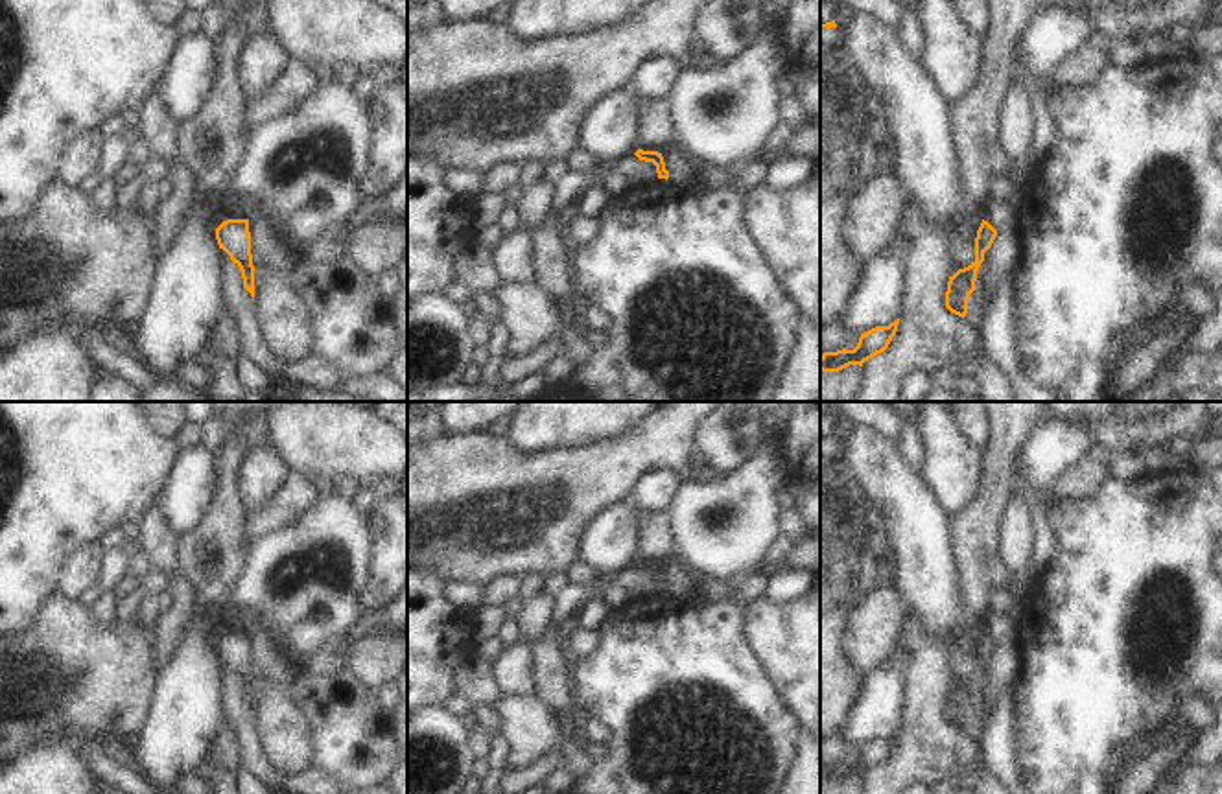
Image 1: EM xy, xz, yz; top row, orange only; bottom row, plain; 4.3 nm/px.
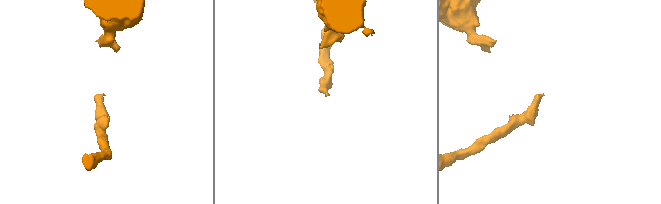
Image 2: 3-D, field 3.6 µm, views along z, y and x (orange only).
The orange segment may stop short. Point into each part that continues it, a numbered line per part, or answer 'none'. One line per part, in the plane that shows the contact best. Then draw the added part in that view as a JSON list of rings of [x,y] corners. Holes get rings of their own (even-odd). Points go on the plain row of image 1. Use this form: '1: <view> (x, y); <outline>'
none

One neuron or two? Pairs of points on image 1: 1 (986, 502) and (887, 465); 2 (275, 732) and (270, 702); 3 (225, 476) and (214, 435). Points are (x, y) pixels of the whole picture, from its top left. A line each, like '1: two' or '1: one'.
1: two
2: one
3: two

